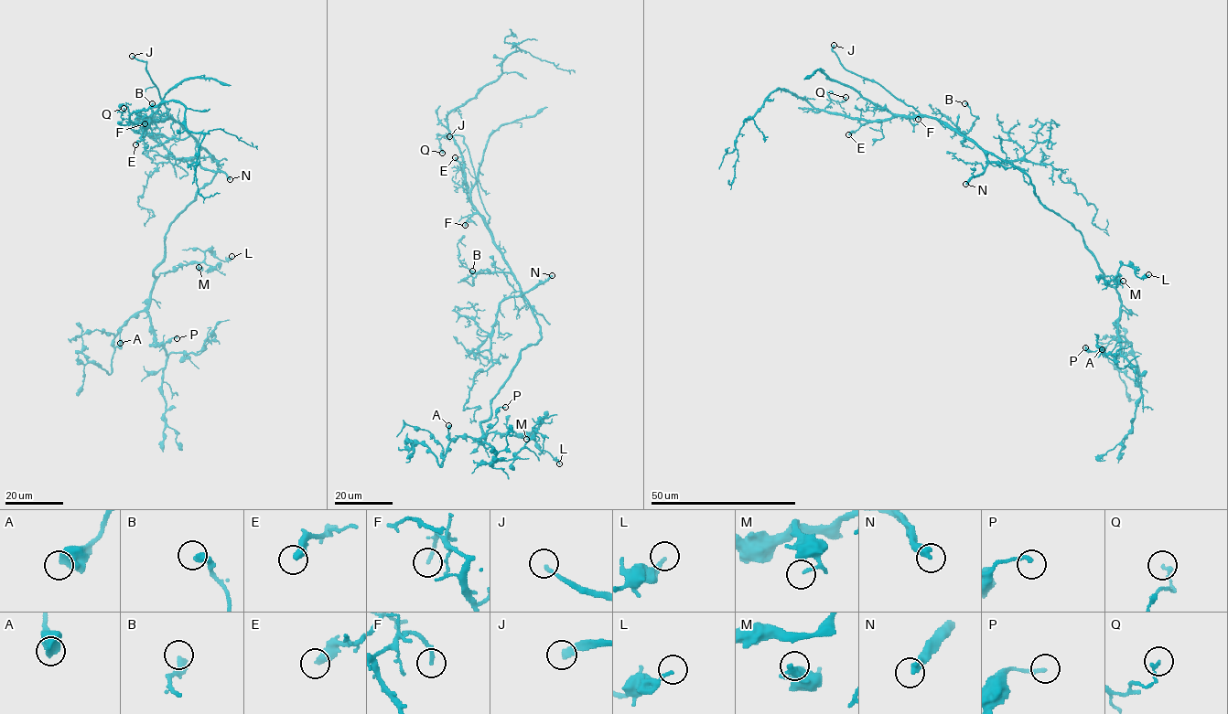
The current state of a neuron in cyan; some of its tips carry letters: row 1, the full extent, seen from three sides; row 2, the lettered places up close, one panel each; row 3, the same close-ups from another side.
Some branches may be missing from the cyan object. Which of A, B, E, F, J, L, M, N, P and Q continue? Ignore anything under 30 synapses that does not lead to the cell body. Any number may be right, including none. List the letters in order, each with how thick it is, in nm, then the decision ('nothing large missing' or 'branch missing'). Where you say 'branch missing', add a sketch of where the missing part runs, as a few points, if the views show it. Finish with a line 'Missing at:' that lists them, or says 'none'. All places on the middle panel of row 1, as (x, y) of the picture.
A: 550 nm | nothing large missing
B: 380 nm | nothing large missing
E: 400 nm | branch missing | (455, 157), (456, 176), (460, 179), (462, 175), (453, 166)
F: 180 nm | branch missing
J: 260 nm | branch missing | (449, 136), (445, 114), (439, 107)
L: 170 nm | nothing large missing
M: 110 nm | nothing large missing
N: 340 nm | branch missing
P: 190 nm | nothing large missing
Q: 170 nm | nothing large missing
Missing at: E, F, J, N

